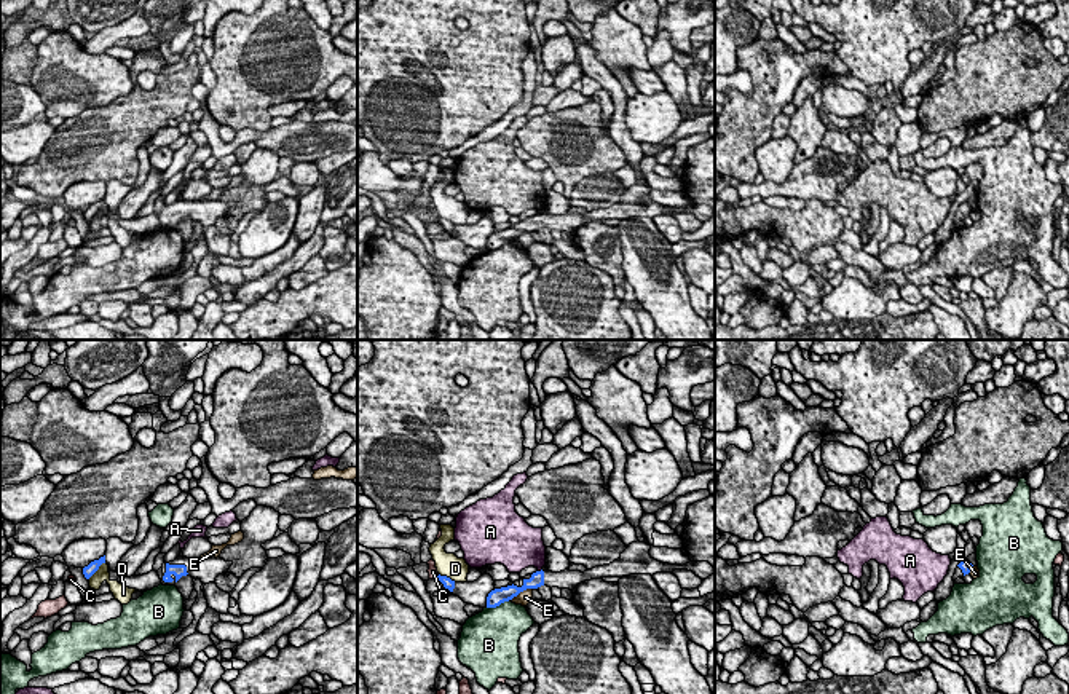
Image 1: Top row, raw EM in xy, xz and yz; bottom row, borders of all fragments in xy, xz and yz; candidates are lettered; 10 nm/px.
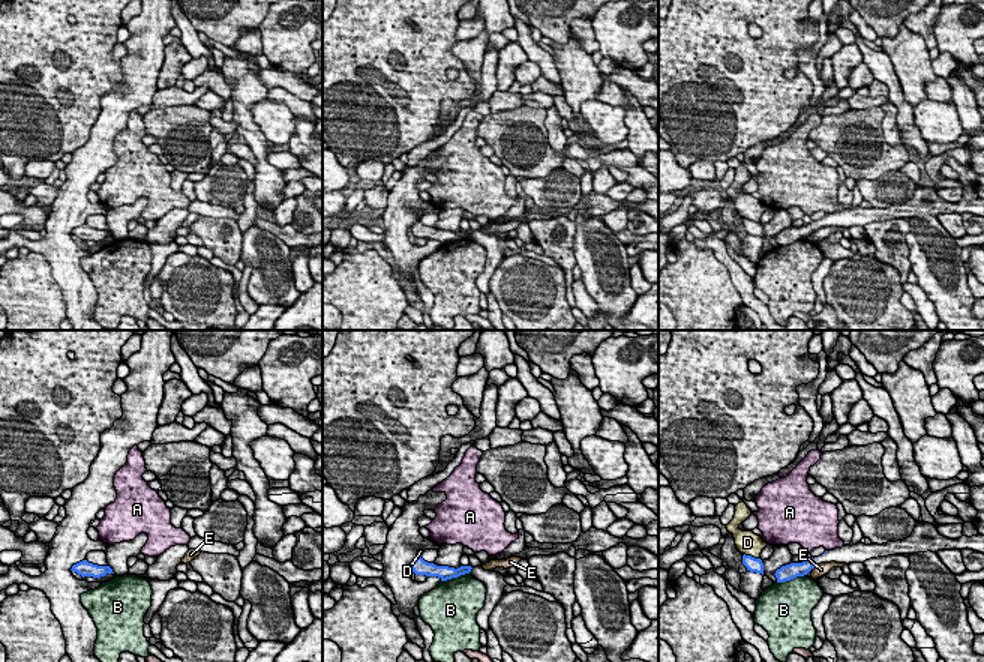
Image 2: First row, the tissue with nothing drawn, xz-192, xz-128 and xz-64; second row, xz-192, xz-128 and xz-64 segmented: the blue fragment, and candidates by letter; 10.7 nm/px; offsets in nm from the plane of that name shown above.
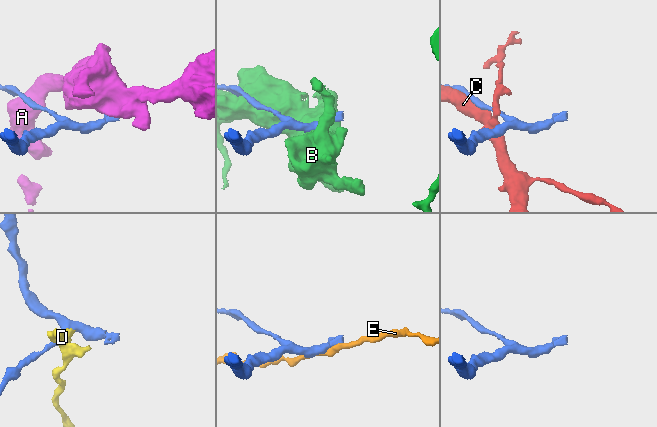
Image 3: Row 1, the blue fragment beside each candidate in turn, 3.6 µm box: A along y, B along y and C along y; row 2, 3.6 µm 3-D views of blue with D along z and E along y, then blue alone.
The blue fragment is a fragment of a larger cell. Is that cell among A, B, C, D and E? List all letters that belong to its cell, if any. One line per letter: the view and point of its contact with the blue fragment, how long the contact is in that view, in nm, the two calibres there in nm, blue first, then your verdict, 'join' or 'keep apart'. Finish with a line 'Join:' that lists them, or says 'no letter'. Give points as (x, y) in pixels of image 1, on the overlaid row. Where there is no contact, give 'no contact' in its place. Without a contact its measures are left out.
A: xz (541, 570) | 60 nm | 140/340 nm | keep apart
B: xz (497, 605) | 240 nm | 160/460 nm | keep apart
C: xz (437, 576) | 60 nm | 100/100 nm | keep apart
D: xy (96, 570) | 260 nm | 120/140 nm | keep apart
E: xz (519, 592) | 280 nm | 160/140 nm | keep apart
Join: no letter

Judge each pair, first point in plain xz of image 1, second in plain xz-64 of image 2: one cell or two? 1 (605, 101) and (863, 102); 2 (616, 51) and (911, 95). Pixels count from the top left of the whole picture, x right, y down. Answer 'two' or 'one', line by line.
1: two
2: one

